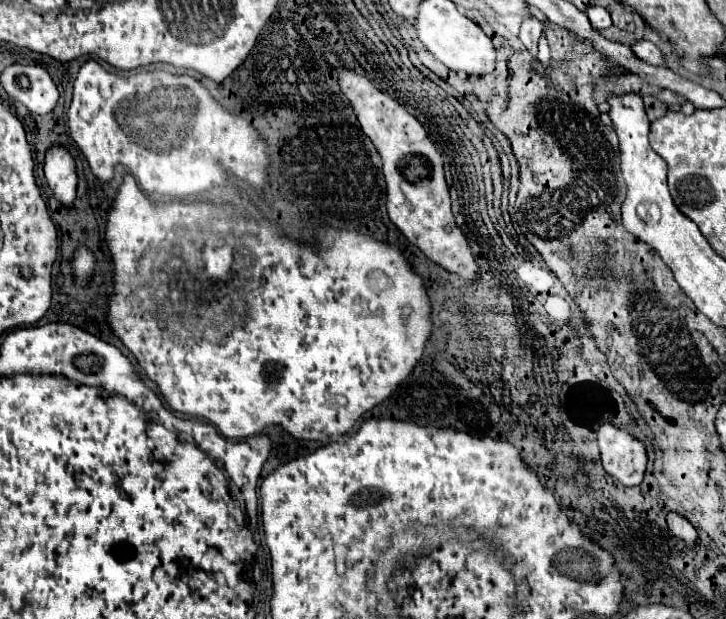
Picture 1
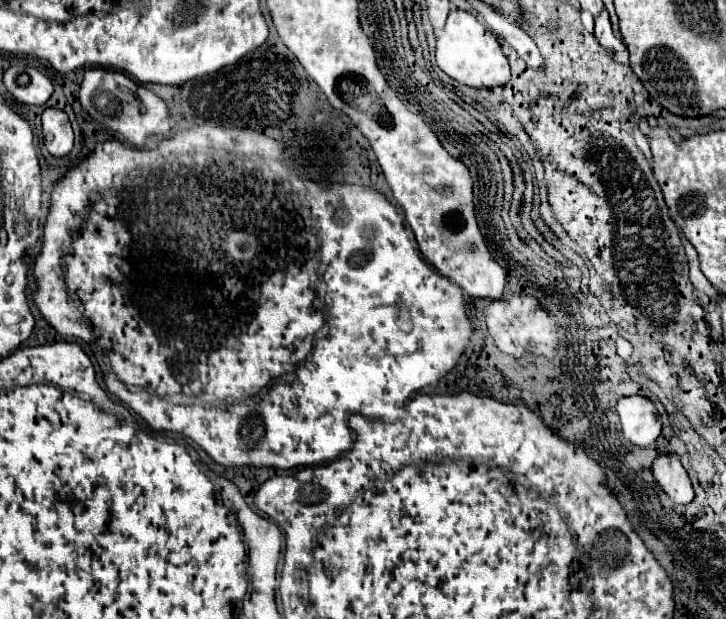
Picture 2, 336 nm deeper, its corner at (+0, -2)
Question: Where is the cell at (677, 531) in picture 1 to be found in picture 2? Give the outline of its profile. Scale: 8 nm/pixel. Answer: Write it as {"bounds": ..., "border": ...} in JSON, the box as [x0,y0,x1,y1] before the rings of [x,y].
{"bounds":[653,455,693,505],"border":[[[661,455],[653,463],[653,477],[663,493],[677,505],[689,505],[693,501],[693,487],[691,481],[681,467],[675,455]]]}

